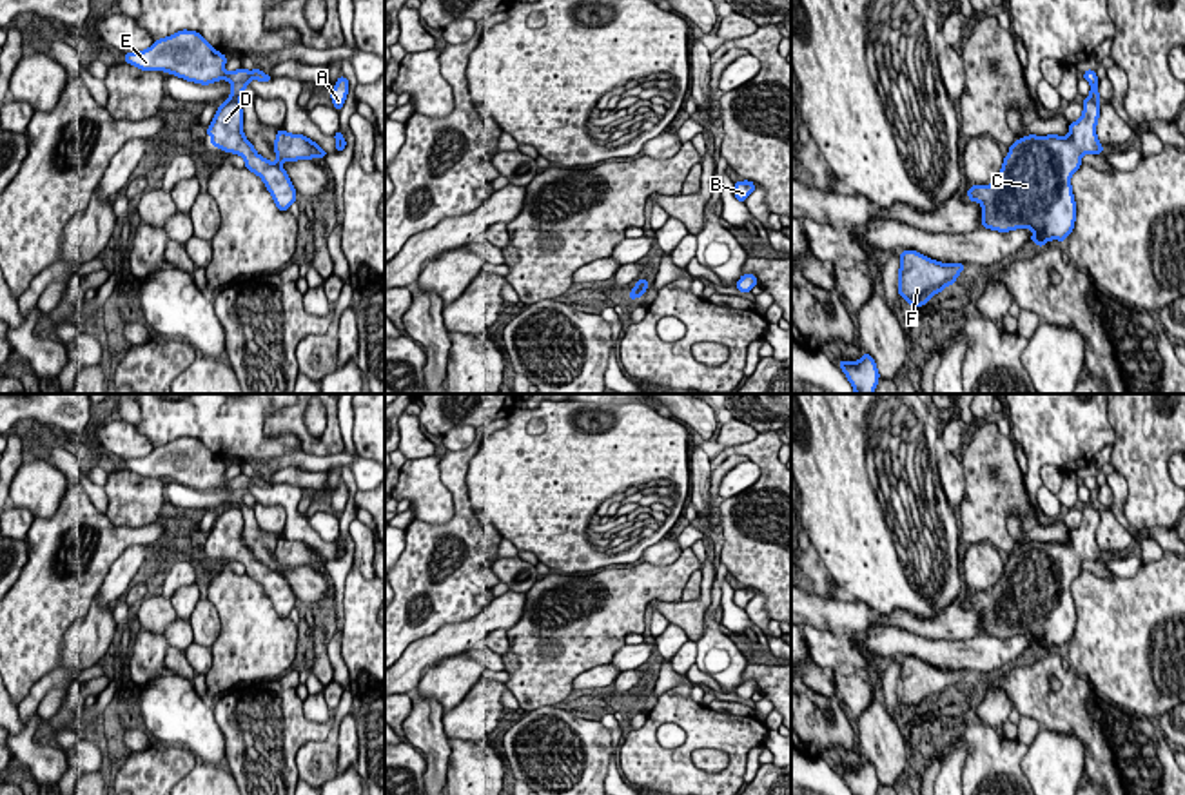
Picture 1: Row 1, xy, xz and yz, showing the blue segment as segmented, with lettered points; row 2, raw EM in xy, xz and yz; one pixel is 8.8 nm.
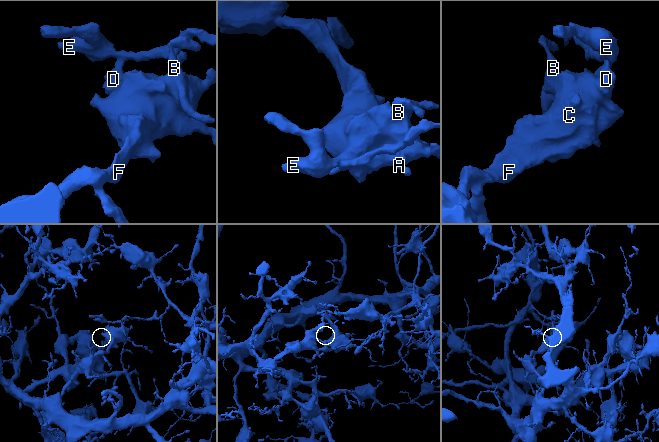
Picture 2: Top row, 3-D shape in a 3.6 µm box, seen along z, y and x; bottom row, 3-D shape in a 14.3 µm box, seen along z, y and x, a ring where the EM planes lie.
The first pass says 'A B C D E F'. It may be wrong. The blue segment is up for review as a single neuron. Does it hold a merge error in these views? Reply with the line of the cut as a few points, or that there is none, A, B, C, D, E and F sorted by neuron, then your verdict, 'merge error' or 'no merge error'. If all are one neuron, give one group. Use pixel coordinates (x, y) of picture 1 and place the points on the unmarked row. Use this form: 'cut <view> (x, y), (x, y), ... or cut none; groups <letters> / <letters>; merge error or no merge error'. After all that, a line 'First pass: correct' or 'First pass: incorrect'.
cut xy (229, 505), (238, 509); groups A B C D F / E; merge error
First pass: incorrect

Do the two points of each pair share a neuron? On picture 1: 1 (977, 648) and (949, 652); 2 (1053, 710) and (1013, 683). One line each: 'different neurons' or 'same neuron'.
1: same neuron
2: same neuron

